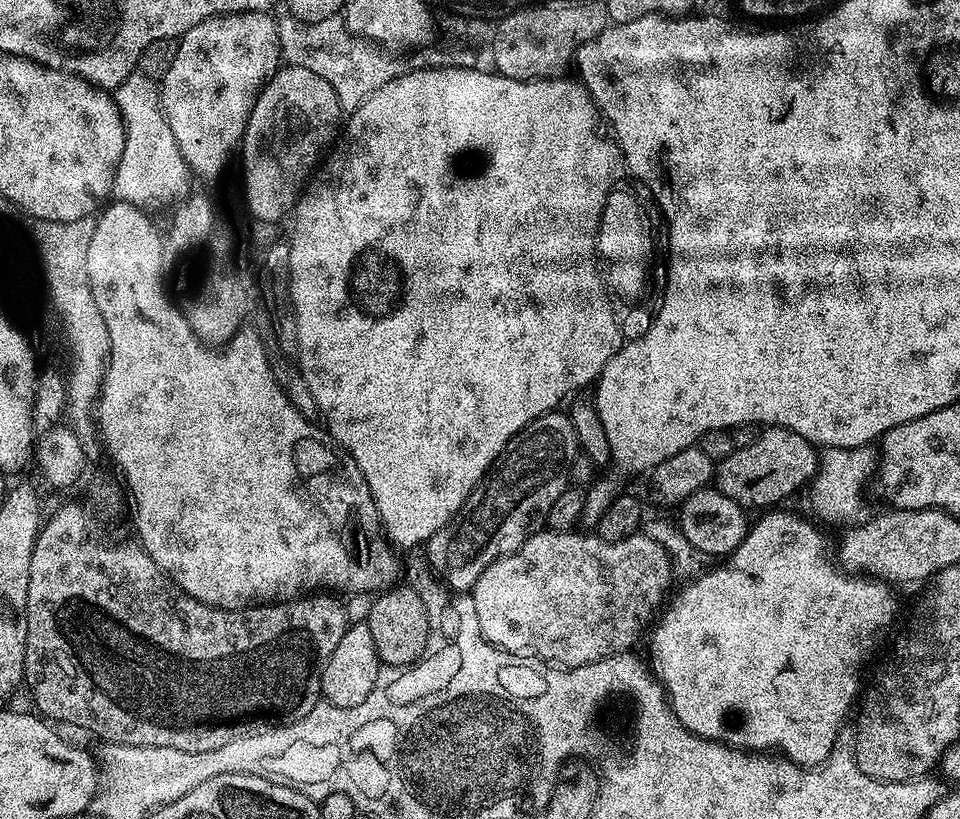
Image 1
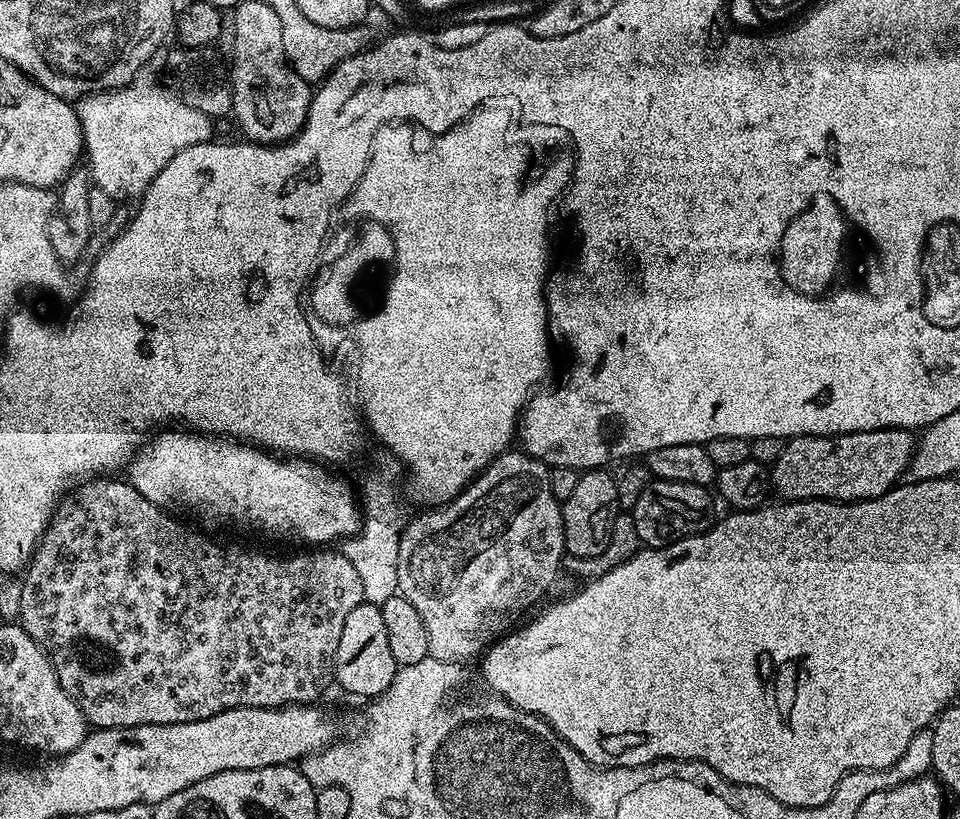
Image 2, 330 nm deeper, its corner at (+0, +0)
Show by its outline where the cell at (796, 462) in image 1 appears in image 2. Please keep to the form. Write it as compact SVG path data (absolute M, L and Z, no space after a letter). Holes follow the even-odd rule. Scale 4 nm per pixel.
M875 428L841 436L793 436L770 465L770 484L788 502L873 500L901 483L916 442L917 437L906 428Z

